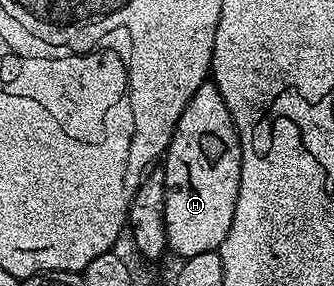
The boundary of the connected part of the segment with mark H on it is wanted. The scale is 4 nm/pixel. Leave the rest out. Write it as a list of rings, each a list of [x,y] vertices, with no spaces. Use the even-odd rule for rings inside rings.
[[[208,81],[201,84],[197,89],[197,93],[193,93],[193,97],[185,105],[185,109],[175,126],[173,137],[167,146],[166,156],[161,163],[161,170],[165,181],[165,237],[167,238],[167,251],[170,254],[179,255],[180,260],[197,257],[197,253],[218,251],[225,241],[225,233],[229,233],[229,225],[233,225],[233,209],[237,205],[237,193],[241,181],[241,145],[239,144],[239,128],[236,127],[233,117],[229,113],[229,109],[225,105],[221,93],[216,89],[214,82]]]

